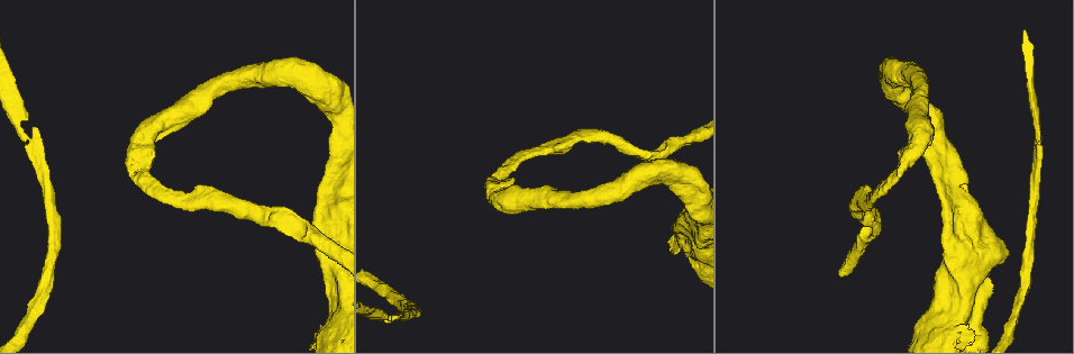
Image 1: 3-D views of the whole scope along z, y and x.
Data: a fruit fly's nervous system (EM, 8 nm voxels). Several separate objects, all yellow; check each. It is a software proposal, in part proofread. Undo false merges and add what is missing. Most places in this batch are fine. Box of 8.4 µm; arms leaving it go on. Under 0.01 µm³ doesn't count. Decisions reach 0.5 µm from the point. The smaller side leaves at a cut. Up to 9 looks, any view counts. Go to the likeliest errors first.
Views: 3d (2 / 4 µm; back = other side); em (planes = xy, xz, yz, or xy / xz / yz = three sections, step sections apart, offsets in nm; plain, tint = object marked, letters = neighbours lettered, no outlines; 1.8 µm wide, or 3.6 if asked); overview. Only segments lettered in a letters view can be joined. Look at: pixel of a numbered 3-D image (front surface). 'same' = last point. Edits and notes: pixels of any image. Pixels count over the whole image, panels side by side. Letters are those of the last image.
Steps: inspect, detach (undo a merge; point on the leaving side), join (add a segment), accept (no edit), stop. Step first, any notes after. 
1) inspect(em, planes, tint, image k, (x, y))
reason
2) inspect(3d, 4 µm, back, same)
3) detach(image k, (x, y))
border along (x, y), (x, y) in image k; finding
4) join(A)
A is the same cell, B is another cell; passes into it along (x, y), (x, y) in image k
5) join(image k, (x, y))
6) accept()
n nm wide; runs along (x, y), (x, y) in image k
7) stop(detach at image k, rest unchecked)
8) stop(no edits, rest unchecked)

inspect(em, yz, step 4, tint, image 1, (325, 334))

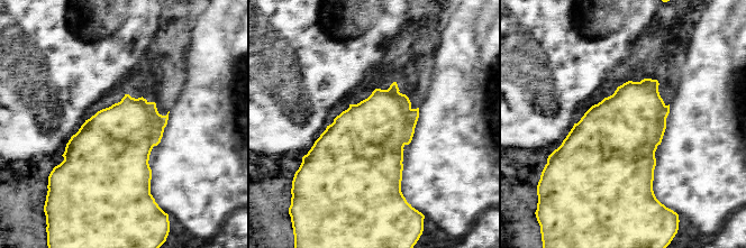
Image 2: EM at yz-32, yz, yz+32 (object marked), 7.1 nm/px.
inspect(em, planes, letters, same)
another direction

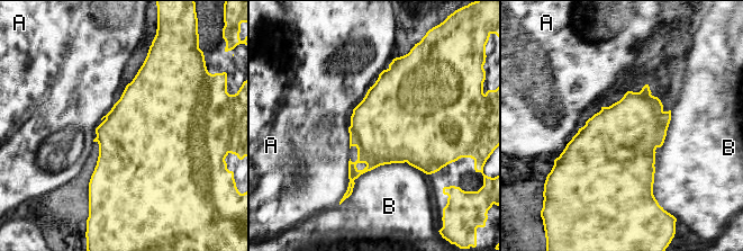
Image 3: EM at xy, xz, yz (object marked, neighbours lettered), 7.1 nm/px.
accept()
A and B are other cells; border along (350, 159), (349, 186), (342, 197) in image 3; all the same cell

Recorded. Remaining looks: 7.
inspect(em, 3.6 µm, xy, step 8, letters, image 1, (962, 254))
sudden change in width

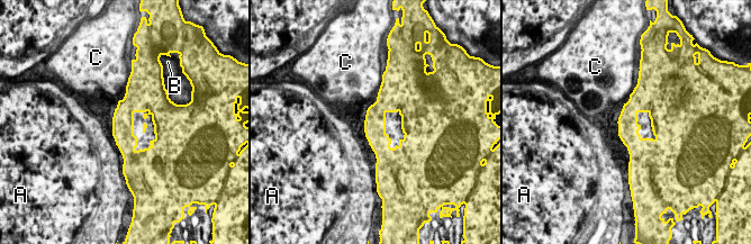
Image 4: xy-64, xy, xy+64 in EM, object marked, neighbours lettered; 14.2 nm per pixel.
accept()
A, B and C are other cells; continuous, no second cell

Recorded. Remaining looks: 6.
inspect(em, xy, step 16, plain, image 1, (498, 198))
sudden change in width

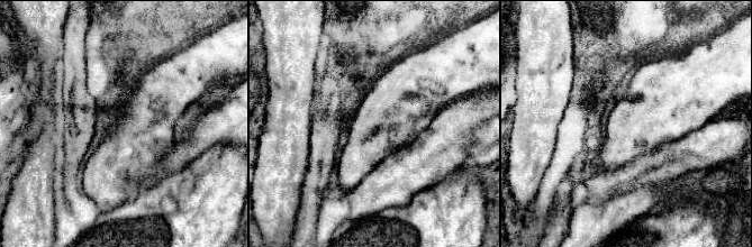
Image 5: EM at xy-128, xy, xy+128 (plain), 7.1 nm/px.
inspect(em, xy, step 16, letters, same)
see the neighbours

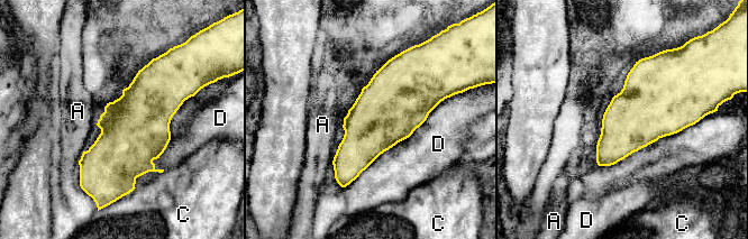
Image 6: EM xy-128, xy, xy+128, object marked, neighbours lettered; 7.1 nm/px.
accept()
A, C and D are other cells; border along (83, 152), (78, 162) in image 6; one cell here

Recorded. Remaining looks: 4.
inspect(3d, 4 µm, image 1, (293, 235))
closes a loop

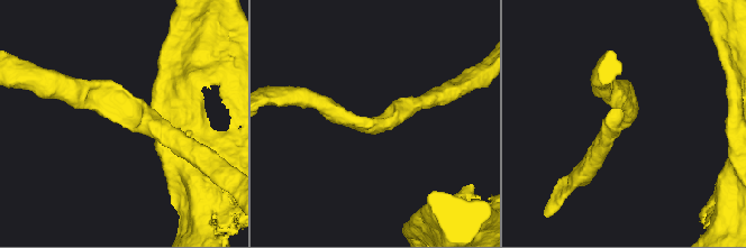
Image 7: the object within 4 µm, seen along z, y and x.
inspect(em, planes, letters, image 7, (371, 123))
now the EM

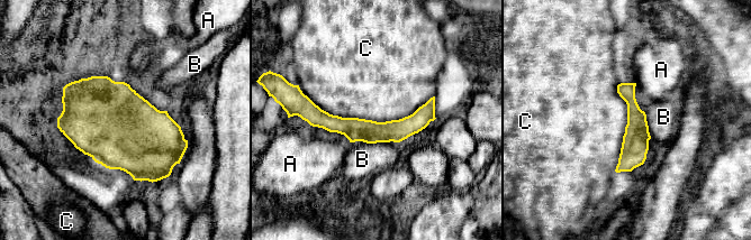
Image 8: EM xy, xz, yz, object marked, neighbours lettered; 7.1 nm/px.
accept()
170 nm wide; A, B and C are other cells; border along (305, 94), (377, 121), (434, 97) in image 8; all the same cell

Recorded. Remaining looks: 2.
stop(no edits, rest unchecked)

